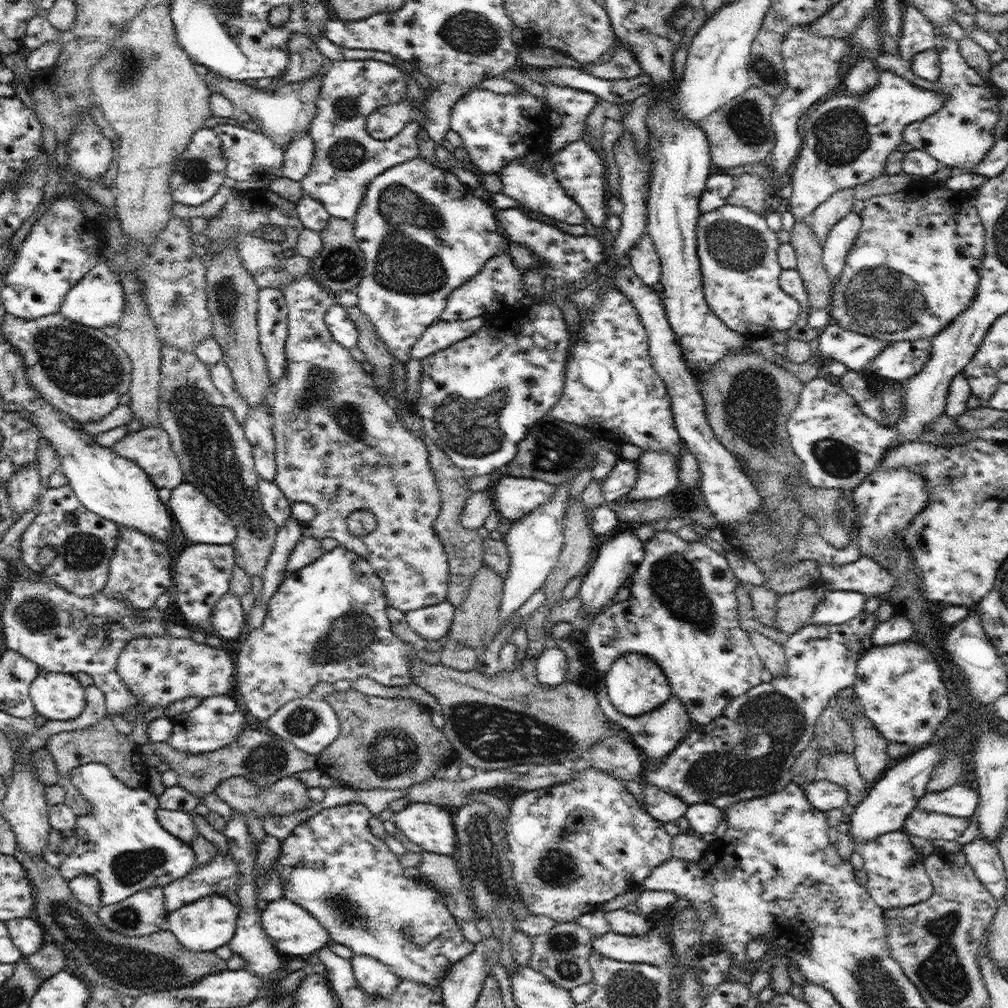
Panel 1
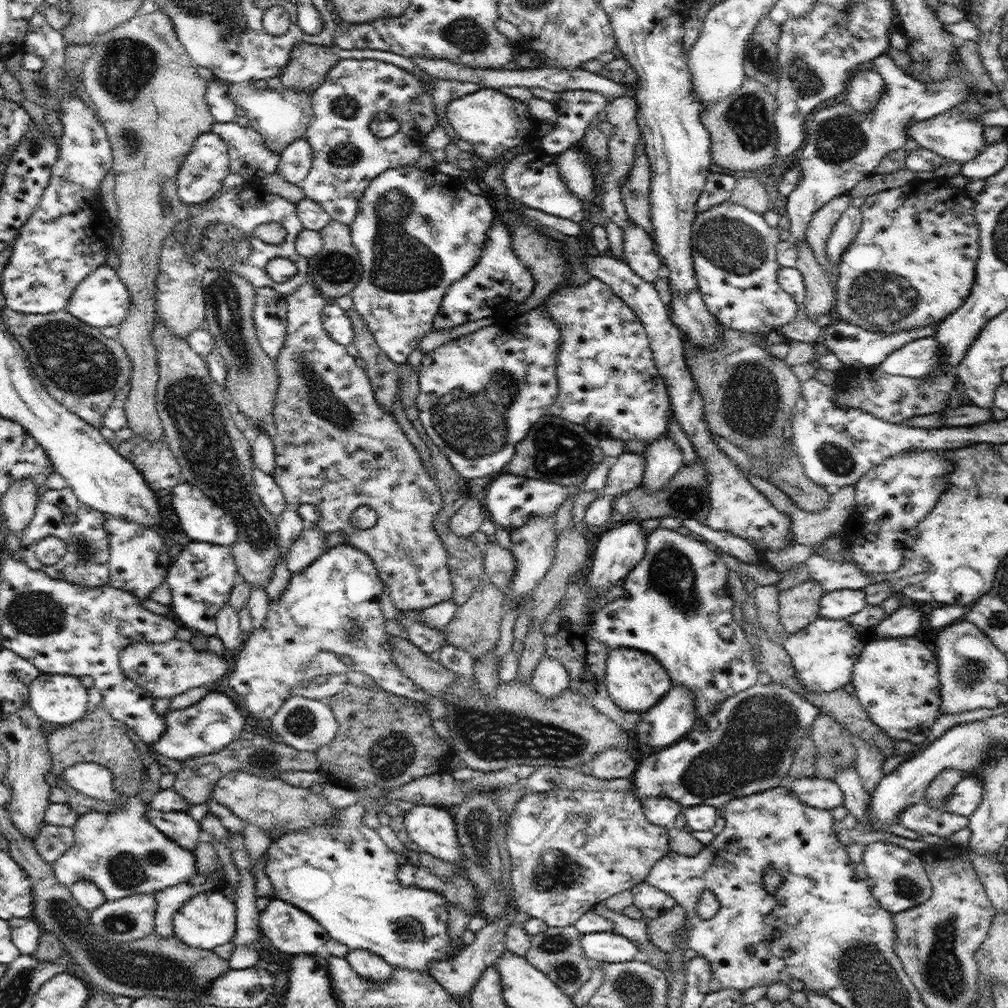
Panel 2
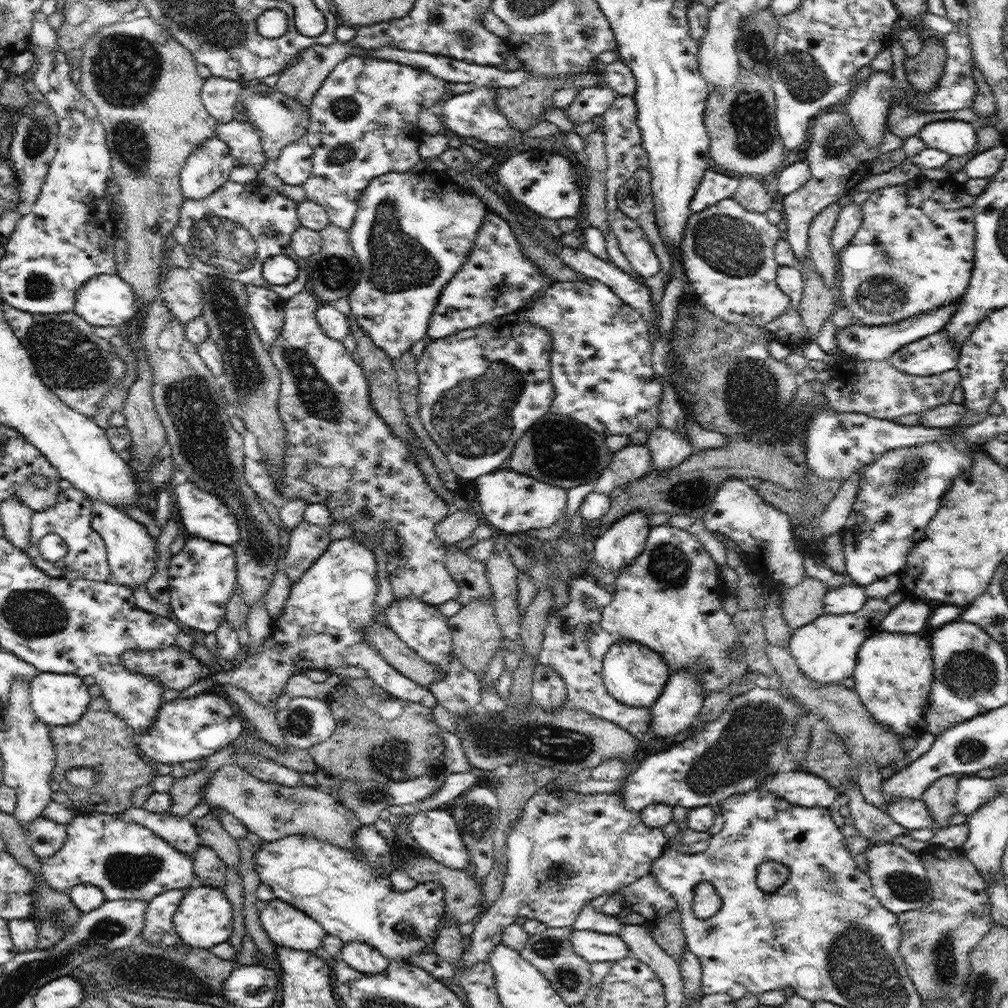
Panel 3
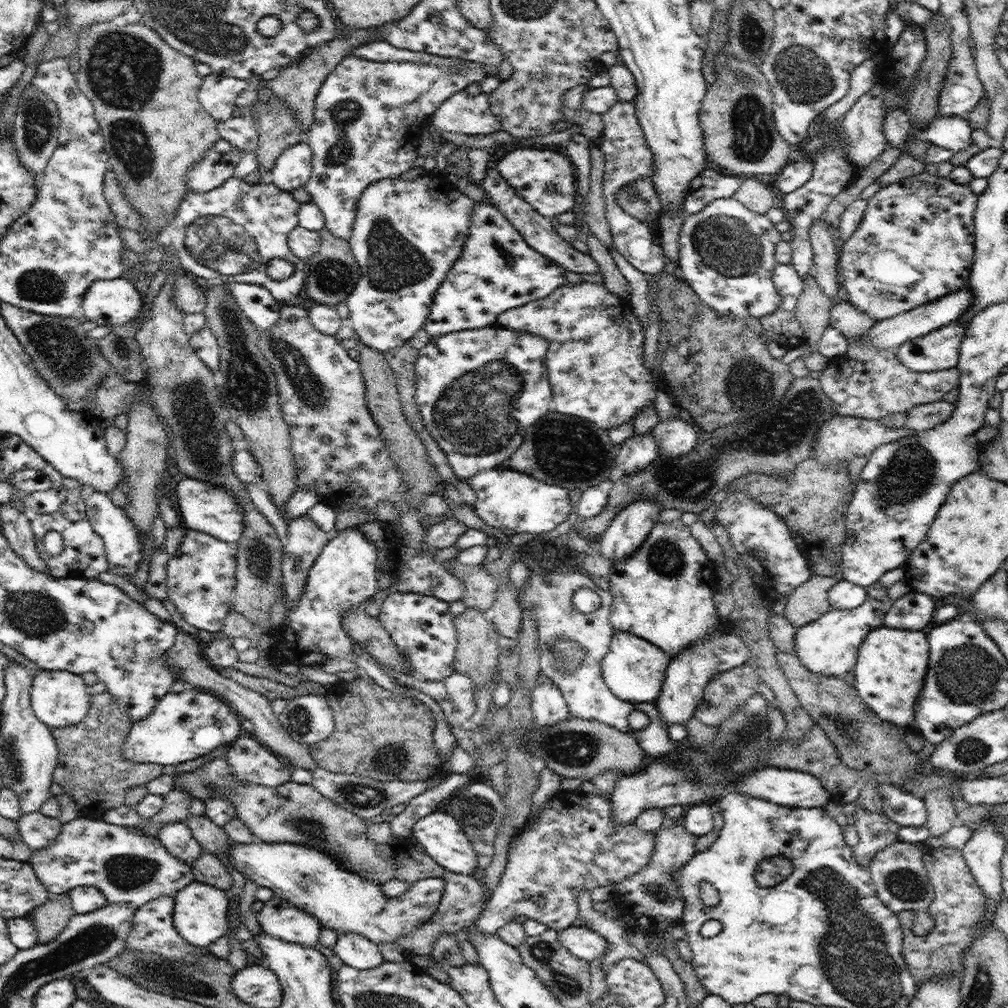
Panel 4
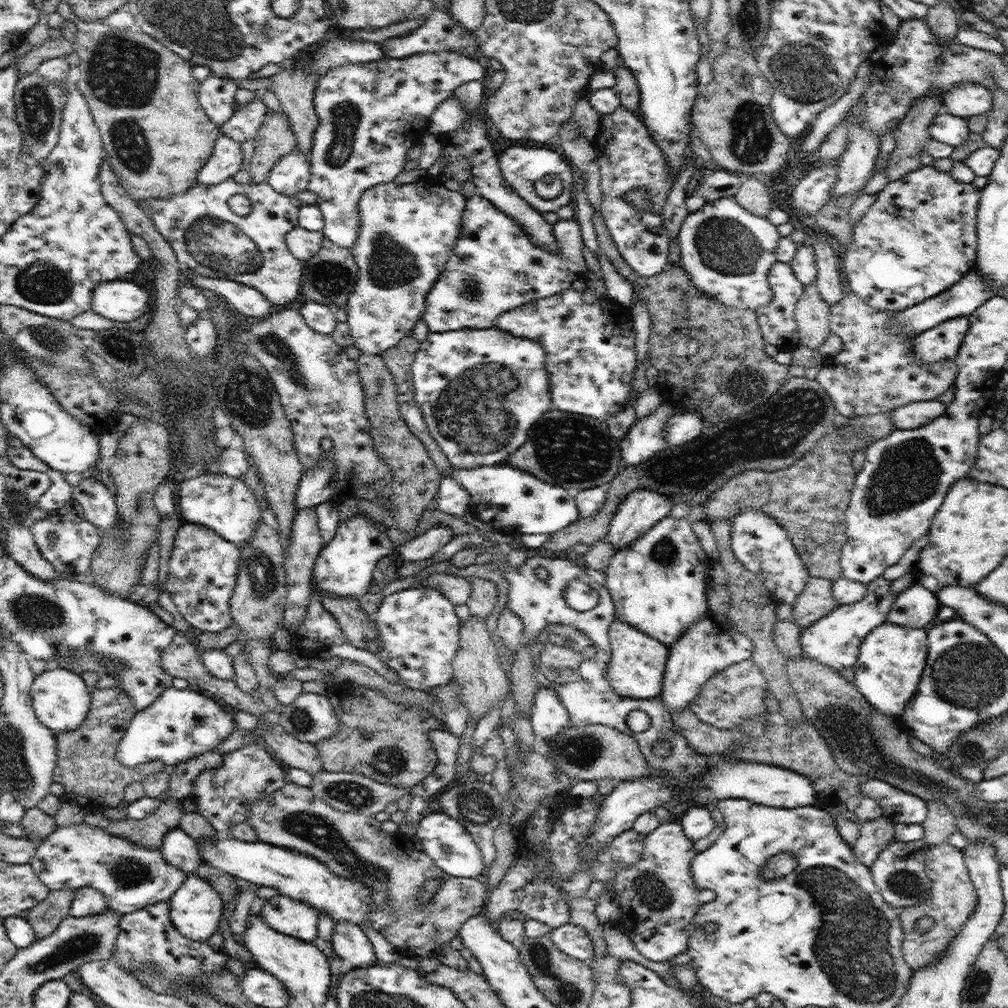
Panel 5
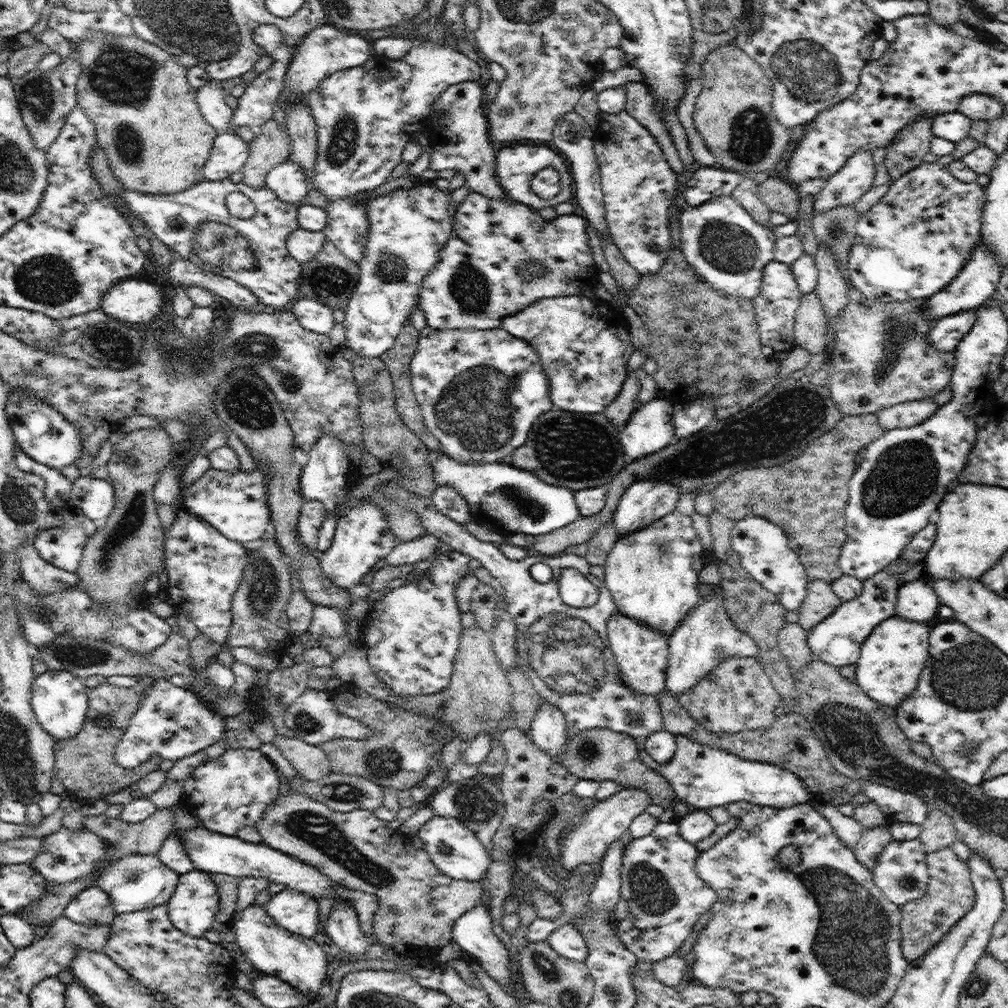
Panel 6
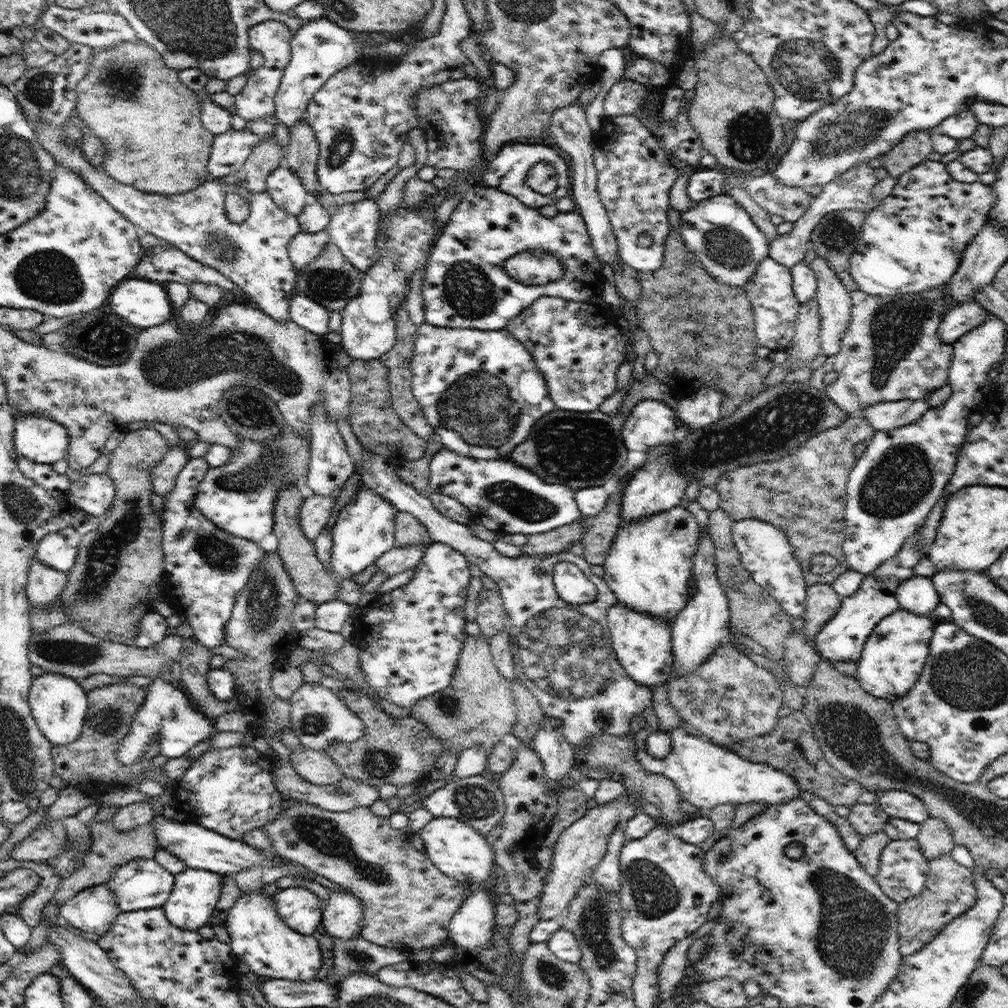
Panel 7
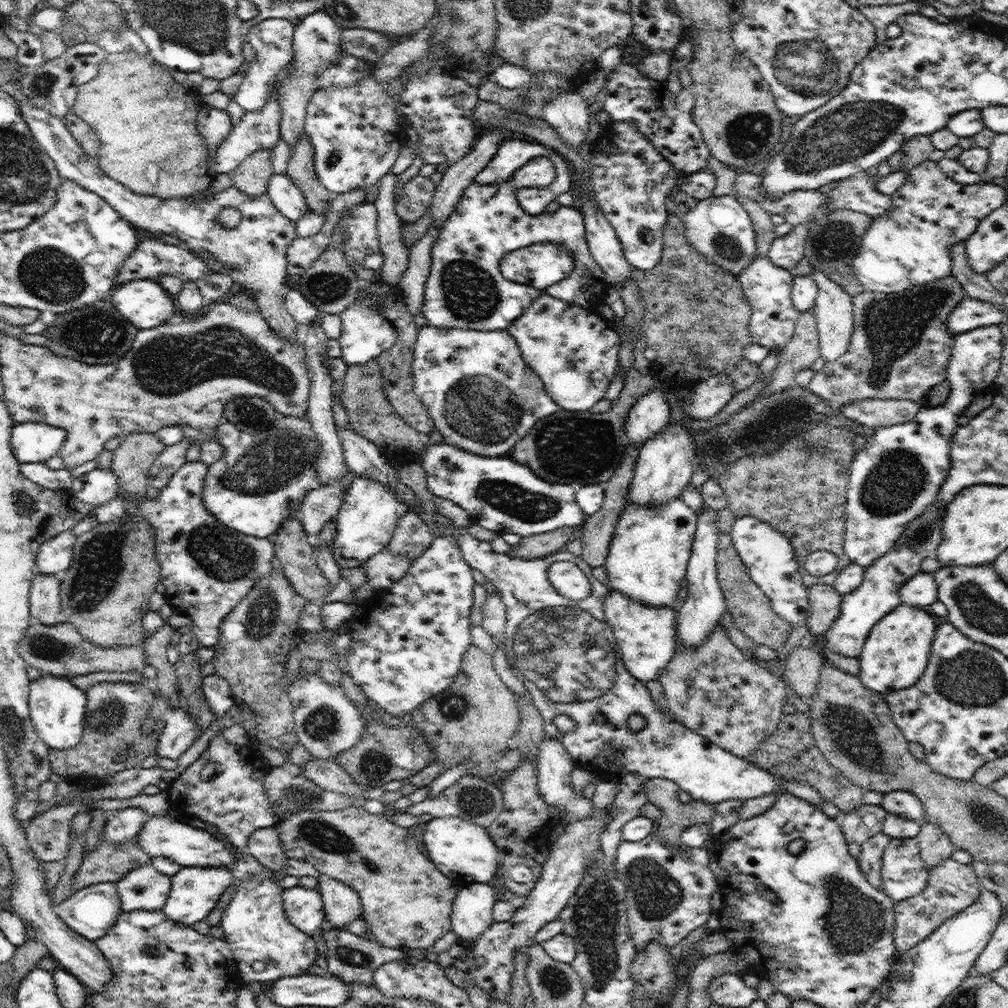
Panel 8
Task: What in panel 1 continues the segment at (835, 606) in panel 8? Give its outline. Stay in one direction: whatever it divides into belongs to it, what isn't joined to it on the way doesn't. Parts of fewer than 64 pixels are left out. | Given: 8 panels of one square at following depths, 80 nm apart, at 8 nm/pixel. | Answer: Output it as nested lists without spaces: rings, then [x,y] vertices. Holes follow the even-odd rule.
[[[807,586],[796,592],[777,595],[775,626],[784,634],[794,634],[803,626],[813,623],[812,614],[822,597],[820,587]]]

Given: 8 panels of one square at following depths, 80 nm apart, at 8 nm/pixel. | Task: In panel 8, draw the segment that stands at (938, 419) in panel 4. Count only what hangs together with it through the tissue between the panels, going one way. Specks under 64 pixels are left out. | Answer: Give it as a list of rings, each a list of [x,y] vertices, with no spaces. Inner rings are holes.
[[[864,399],[846,403],[840,409],[844,418],[876,430],[893,424],[904,424],[916,417],[920,404],[906,399]]]

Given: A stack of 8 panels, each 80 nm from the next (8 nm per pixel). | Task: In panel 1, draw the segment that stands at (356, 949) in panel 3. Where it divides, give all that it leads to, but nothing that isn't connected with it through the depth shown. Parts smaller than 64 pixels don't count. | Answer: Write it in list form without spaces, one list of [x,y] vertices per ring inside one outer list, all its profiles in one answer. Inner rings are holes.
[[[354,955],[351,966],[360,988],[368,996],[387,998],[398,990],[400,979],[384,963],[370,956]]]

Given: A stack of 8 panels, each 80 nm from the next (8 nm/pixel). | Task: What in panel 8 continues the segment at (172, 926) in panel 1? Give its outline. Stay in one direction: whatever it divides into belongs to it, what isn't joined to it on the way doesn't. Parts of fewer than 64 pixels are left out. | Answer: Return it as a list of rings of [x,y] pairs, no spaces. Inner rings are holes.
[[[182,867],[171,878],[171,892],[161,909],[172,920],[192,927],[212,912],[232,884],[232,871],[227,867]]]

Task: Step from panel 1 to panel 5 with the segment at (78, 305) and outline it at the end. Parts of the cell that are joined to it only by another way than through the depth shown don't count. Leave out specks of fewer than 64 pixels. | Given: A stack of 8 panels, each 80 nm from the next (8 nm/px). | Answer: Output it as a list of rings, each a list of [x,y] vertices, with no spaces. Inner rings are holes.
[[[128,277],[97,284],[92,293],[91,309],[108,320],[132,322],[150,312],[152,300],[151,285],[141,287]]]

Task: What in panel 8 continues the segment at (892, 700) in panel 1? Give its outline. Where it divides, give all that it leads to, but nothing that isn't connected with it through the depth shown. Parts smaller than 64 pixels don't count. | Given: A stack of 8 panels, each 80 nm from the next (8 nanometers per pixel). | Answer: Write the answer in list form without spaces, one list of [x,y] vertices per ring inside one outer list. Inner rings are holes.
[[[901,602],[872,627],[866,639],[858,658],[862,684],[881,695],[912,686],[928,664],[936,627],[929,610]]]

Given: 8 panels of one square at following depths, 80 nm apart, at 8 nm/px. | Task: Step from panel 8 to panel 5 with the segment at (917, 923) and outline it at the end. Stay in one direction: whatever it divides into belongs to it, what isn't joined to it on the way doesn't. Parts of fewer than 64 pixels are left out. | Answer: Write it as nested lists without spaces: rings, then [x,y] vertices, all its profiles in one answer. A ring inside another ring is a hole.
[[[948,842],[929,848],[925,852],[928,879],[931,882],[930,900],[918,906],[906,906],[899,910],[900,925],[903,928],[903,956],[912,970],[924,969],[938,961],[950,947],[956,935],[964,928],[970,916],[978,906],[977,893],[971,882],[963,852],[956,850]],[[923,916],[934,920],[934,925],[927,933],[916,933],[916,921]]]

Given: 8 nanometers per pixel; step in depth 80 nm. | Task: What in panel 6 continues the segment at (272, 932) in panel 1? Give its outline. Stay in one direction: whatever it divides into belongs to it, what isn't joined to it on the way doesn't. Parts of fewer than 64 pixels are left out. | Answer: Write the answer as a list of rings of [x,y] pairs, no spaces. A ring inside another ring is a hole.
[[[284,889],[264,907],[276,924],[290,932],[308,939],[319,932],[318,903],[305,893]]]

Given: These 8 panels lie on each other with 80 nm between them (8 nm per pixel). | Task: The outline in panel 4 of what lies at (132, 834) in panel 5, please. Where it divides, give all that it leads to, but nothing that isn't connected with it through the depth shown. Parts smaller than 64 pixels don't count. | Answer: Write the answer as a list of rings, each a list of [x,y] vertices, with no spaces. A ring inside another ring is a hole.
[[[173,787],[165,796],[164,806],[160,809],[160,813],[144,820],[144,823],[136,827],[136,830],[140,830],[142,834],[152,835],[152,838],[158,838],[158,832],[160,828],[164,828],[164,824],[176,824],[190,817],[192,800],[194,797],[187,790]]]

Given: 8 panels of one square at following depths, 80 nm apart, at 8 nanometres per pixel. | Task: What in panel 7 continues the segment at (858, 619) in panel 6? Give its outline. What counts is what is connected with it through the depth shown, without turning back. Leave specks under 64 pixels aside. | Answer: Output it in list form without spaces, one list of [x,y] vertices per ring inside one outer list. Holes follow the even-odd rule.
[[[922,528],[906,539],[896,556],[884,561],[874,572],[866,574],[855,594],[842,599],[840,609],[834,614],[834,618],[830,618],[821,626],[821,629],[815,634],[813,642],[810,643],[814,645],[822,658],[826,658],[833,664],[839,660],[857,662],[868,637],[875,630],[876,624],[899,608],[897,588],[905,580],[914,576],[914,567],[918,564],[920,557],[924,556],[921,549],[918,551],[914,547],[920,530]]]

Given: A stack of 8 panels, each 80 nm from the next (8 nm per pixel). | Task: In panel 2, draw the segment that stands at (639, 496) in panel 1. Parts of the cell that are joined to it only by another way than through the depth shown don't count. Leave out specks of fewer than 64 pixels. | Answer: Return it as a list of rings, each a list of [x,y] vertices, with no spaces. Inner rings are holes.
[[[668,435],[661,436],[658,440],[653,440],[652,444],[646,445],[644,455],[646,470],[641,486],[652,492],[666,487],[676,472],[684,466],[680,447]]]

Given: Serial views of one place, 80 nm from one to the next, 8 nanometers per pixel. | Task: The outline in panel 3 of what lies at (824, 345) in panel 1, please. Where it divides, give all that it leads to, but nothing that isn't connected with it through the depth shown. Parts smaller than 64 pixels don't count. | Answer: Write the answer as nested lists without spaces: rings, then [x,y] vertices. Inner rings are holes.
[[[959,298],[956,303],[951,302],[946,306],[941,306],[938,310],[931,310],[926,314],[911,316],[910,318],[905,318],[900,322],[895,322],[894,324],[885,324],[884,326],[866,326],[856,323],[855,325],[850,325],[847,327],[837,327],[836,343],[838,344],[838,349],[840,349],[844,355],[850,356],[851,359],[888,361],[892,355],[894,355],[900,348],[904,347],[905,345],[911,344],[916,340],[921,340],[924,337],[932,335],[933,333],[942,331],[944,325],[950,320],[950,318],[952,318],[952,313],[955,311],[955,308],[960,301],[961,298]]]

